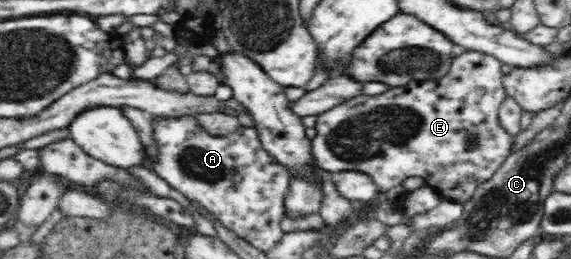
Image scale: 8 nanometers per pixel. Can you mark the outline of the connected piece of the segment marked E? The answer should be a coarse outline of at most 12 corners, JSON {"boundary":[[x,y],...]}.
{"boundary":[[503,63],[318,114],[312,158],[463,203],[512,154]]}

